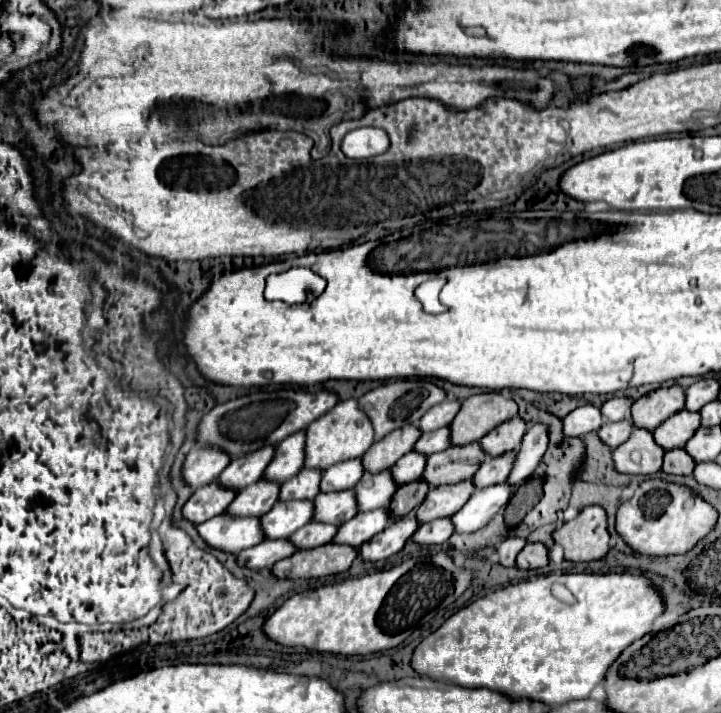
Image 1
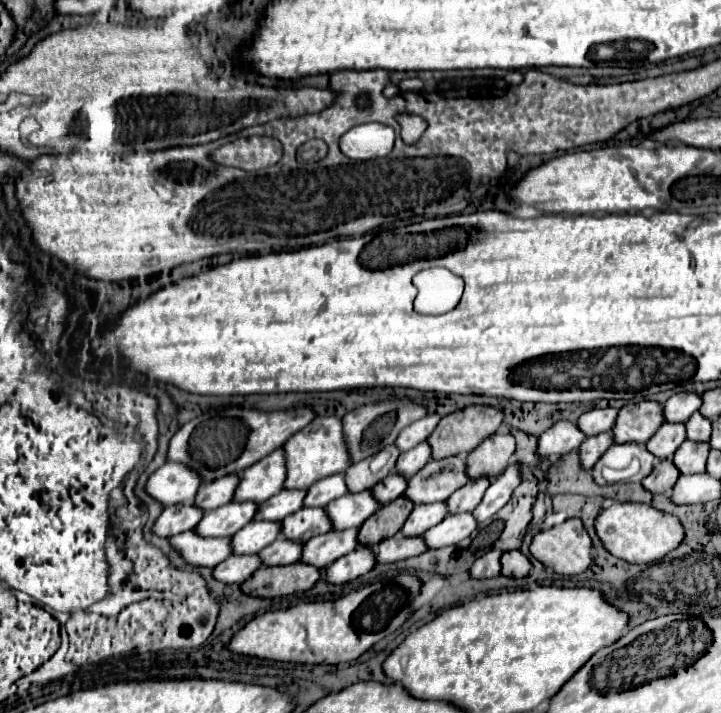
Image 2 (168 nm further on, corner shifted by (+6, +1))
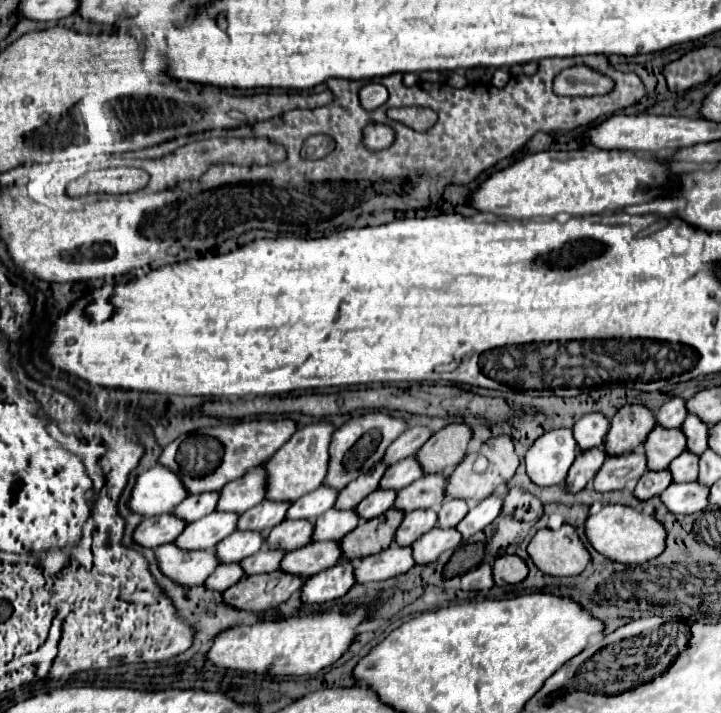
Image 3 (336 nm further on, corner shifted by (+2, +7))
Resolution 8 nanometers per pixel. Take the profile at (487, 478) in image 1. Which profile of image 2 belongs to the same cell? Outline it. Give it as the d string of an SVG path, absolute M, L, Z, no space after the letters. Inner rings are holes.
M478 477L468 481L464 487L456 489L450 499L448 499L448 511L450 513L460 513L460 511L474 511L484 495L484 491L488 489L490 479L488 477Z

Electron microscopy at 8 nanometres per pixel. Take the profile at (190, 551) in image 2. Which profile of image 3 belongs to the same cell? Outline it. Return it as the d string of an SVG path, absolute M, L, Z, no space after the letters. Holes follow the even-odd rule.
M168 543L154 553L158 569L182 587L202 585L216 569L216 555L208 551L182 551L174 543Z

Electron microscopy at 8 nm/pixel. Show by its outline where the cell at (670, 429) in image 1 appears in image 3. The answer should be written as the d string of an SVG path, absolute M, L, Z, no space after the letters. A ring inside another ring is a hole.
M656 425L644 443L648 469L652 471L668 469L670 461L676 459L682 451L684 435L680 433L680 429L660 429L660 425Z

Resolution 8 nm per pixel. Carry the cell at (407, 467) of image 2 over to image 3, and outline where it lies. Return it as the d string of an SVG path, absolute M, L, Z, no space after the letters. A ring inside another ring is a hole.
M406 457L404 461L398 461L396 465L388 467L382 481L380 481L380 489L392 489L392 491L400 491L404 487L408 487L410 483L414 483L420 475L420 467L416 465L416 457Z

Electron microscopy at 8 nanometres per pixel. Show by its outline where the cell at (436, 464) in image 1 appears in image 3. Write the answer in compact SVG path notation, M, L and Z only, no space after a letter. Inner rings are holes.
M444 473L440 475L422 475L412 485L404 487L396 501L394 509L398 511L416 511L416 509L436 509L444 501Z

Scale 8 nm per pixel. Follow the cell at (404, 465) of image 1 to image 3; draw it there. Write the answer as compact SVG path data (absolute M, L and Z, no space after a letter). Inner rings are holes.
M376 489L374 493L370 493L358 507L356 507L356 515L364 521L380 517L382 513L386 513L396 499L396 491L384 491L384 489Z

